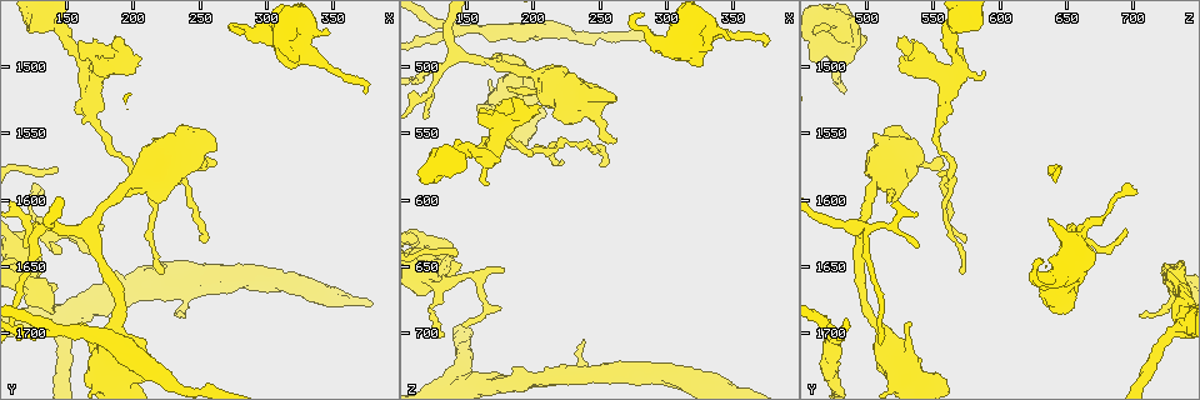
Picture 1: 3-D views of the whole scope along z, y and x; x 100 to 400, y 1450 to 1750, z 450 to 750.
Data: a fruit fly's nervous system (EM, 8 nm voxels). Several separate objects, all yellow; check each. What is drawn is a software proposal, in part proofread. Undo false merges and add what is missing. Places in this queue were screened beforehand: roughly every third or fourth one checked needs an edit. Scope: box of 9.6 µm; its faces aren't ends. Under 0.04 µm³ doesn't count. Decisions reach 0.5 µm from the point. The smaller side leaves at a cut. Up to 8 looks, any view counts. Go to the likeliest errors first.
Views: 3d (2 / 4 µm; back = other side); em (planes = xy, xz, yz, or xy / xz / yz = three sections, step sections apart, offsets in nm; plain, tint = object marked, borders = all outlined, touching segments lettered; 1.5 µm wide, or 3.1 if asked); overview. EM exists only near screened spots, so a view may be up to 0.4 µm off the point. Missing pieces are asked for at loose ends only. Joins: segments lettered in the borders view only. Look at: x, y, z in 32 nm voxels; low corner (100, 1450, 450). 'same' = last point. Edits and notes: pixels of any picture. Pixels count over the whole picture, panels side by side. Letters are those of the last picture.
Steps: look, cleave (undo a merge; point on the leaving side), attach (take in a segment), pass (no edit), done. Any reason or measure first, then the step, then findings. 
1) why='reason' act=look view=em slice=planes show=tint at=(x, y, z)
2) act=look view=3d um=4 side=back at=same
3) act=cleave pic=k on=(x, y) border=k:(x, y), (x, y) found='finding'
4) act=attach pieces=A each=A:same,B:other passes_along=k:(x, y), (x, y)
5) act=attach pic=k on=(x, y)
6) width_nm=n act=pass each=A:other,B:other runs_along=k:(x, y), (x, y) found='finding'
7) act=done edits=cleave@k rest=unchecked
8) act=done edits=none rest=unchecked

why='free end' act=look view=em slice=xz step=4 show=tint at=(372, 1518, 486)

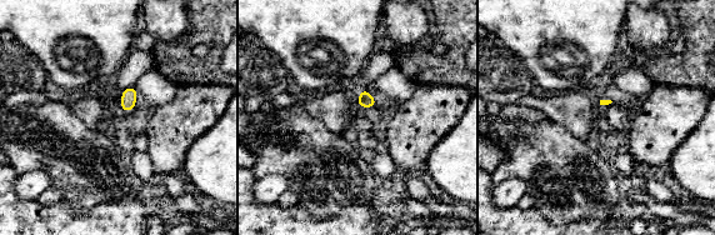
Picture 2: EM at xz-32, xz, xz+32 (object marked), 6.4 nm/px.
why='see the neighbours' act=look view=em slice=xz step=4 show=borders at=same

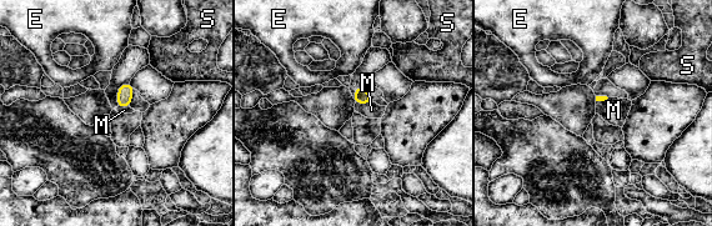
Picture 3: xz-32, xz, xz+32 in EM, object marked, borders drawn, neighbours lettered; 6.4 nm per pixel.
act=attach pieces=M each=E:other,M:same,S:other found='the cell continues'

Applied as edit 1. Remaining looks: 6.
why='tapers out' act=look view=em slice=yz step=8 show=tint at=(134, 1596, 700)

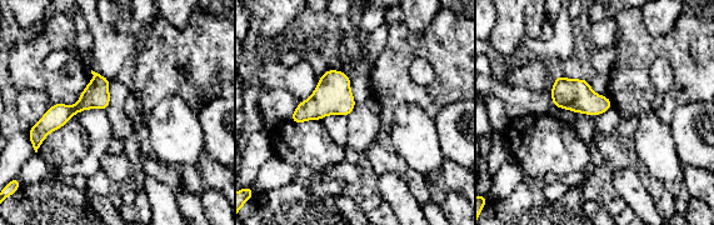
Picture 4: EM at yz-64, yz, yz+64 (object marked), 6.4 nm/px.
why='cut it another way' act=look view=em slice=planes show=borders at=same

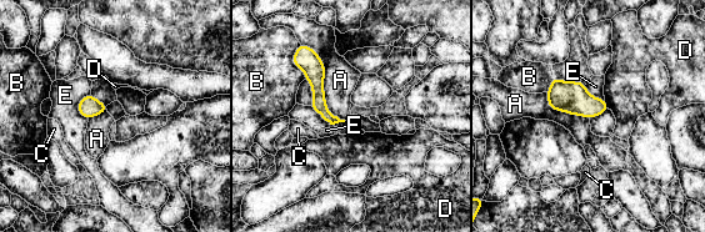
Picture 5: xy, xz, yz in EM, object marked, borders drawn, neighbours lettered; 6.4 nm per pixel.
act=pass each=A:other,B:other,C:other,D:other,E:other runs_along=5:(309, 54), (319, 105), (335, 120) found='none of them fits'

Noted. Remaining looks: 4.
why='branch stops here' act=look view=3d um=2 at=(176, 1620, 650)

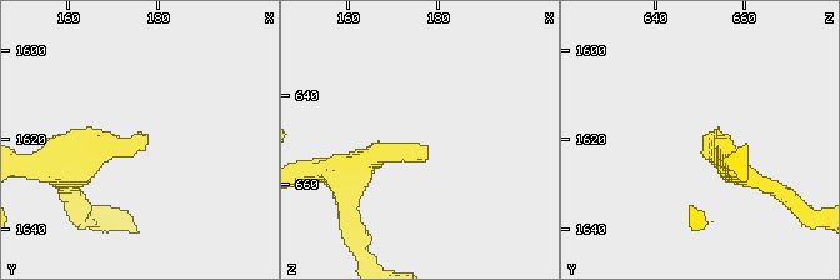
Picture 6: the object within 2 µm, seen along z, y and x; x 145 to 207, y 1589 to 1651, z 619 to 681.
why='need the tissue' act=look view=em slice=xy step=8 show=tint at=(178, 1618, 652)

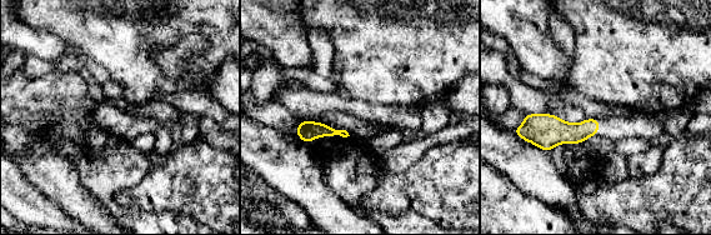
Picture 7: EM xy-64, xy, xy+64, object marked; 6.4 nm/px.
why='cut it another way' act=look view=em slice=xz step=8 show=borders at=same

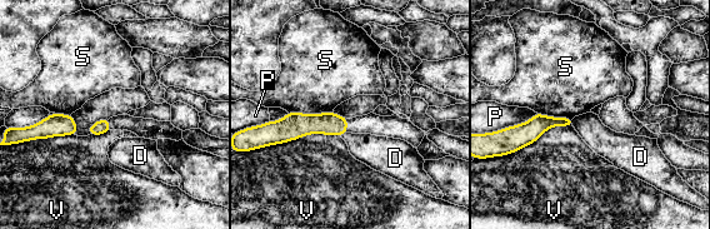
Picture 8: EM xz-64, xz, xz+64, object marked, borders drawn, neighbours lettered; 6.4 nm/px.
longest_contact=V:480nm act=pass each=D:other,P:other,S:other,V:other runs_along=8:(344, 120), (293, 125), (278, 133) found='none of them fits'

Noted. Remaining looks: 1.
act=done edits=attach@3 rest=unchecked

